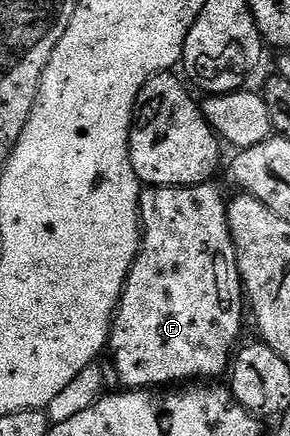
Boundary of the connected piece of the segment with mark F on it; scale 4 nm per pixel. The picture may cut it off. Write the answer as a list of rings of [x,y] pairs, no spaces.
[[[152,186],[143,189],[140,212],[142,213],[142,247],[138,249],[136,260],[130,269],[122,298],[118,302],[118,312],[114,315],[114,327],[110,329],[109,353],[114,353],[114,370],[123,383],[131,390],[151,388],[170,388],[175,384],[190,384],[195,380],[218,380],[227,373],[232,362],[232,355],[239,345],[238,337],[242,334],[242,306],[244,310],[244,287],[238,274],[238,261],[234,245],[229,240],[206,242],[206,189],[201,186]]]

